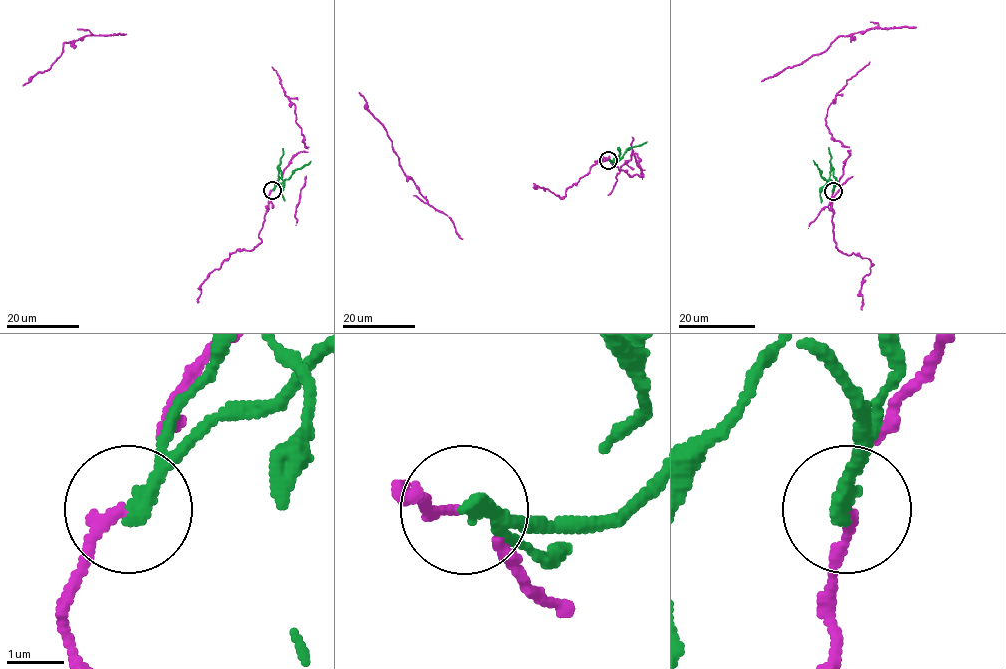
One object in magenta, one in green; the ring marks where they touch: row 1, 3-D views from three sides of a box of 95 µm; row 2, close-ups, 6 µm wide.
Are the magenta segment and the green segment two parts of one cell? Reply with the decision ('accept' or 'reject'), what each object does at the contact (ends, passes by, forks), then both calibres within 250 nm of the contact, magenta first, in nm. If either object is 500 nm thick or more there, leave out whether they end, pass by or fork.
reject | magenta passes by | green ends | 120/280 nm

